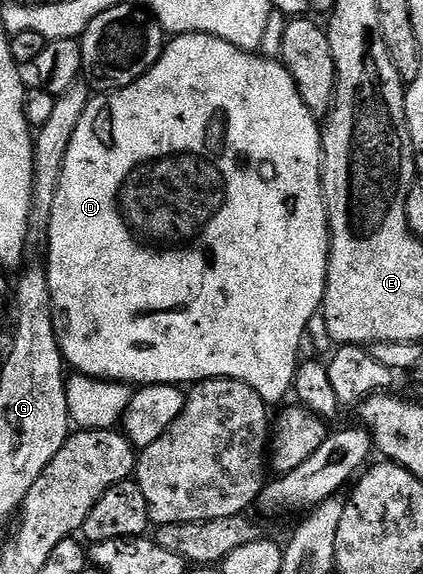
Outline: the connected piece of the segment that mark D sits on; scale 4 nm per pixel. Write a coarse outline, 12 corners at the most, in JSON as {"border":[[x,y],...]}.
{"border":[[180,34],[91,97],[65,365],[291,397],[330,263],[288,68]]}

